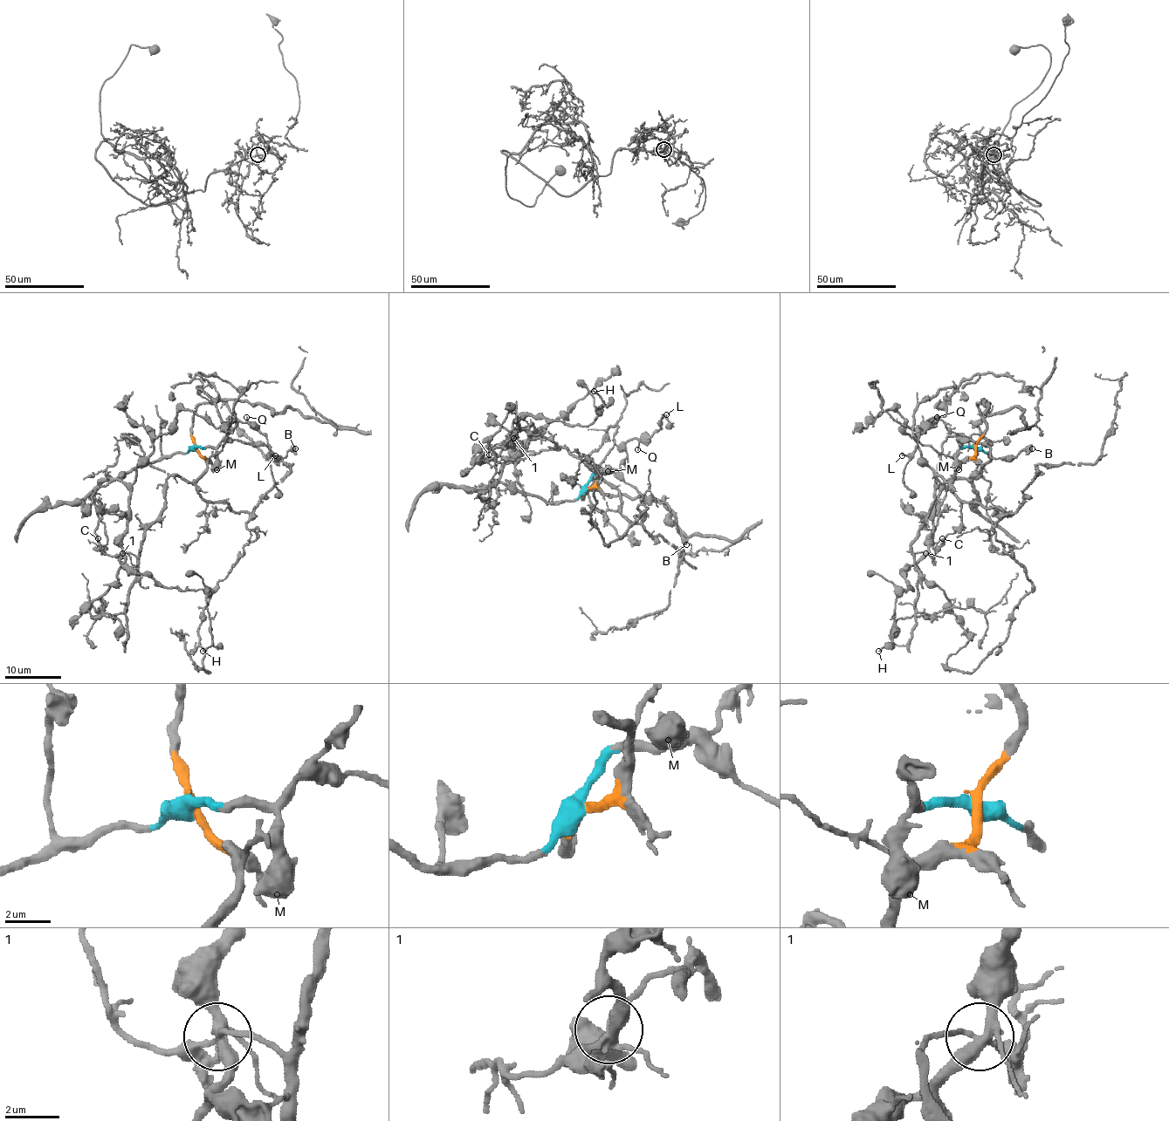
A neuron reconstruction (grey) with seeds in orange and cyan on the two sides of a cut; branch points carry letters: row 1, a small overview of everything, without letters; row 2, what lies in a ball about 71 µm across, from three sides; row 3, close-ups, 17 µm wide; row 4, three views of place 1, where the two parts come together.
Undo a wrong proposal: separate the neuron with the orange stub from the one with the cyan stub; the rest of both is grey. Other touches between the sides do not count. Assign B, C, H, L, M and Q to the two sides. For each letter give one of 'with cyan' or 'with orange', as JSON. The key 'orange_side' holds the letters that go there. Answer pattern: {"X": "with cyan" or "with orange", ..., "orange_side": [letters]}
{"B": "with cyan", "C": "with orange", "H": "with cyan", "L": "with cyan", "M": "with cyan", "Q": "with cyan", "orange_side": ["C"]}

